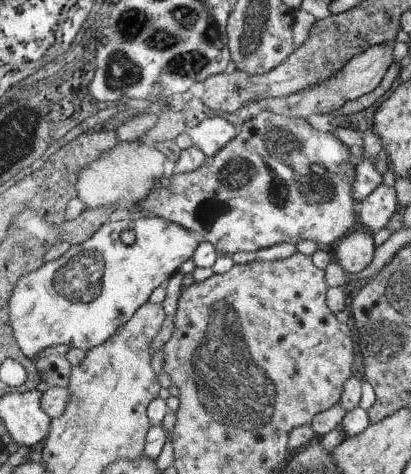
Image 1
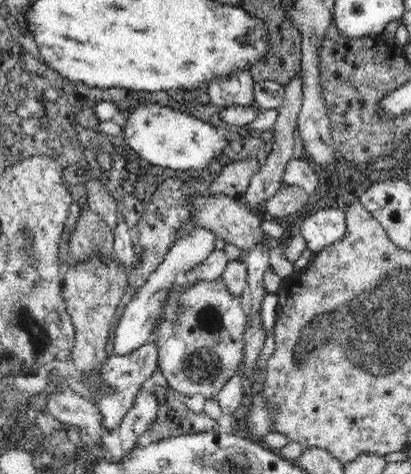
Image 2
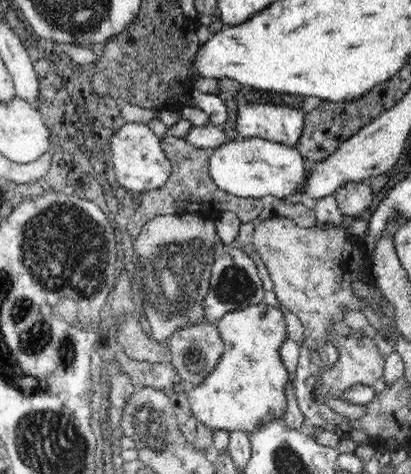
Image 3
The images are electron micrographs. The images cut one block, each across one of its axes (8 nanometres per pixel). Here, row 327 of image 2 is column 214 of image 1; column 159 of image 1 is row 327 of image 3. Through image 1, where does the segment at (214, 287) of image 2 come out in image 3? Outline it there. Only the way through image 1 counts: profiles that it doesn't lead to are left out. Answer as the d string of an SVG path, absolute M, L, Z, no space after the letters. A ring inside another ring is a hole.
M196 322L196 324L188 324L184 328L178 328L166 344L170 348L170 352L168 352L170 364L188 388L194 388L194 386L198 388L198 384L202 384L204 378L216 370L220 358L224 356L224 346L226 346L220 336L218 326L208 324L208 322Z

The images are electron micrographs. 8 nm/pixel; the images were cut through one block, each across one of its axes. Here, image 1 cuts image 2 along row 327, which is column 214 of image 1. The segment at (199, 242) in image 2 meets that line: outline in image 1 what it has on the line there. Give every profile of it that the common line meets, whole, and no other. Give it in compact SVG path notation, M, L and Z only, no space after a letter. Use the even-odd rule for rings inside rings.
M213 116L205 118L195 128L189 128L189 136L193 146L197 146L205 154L205 158L209 158L215 156L227 142L231 142L237 136L237 130L223 118Z

